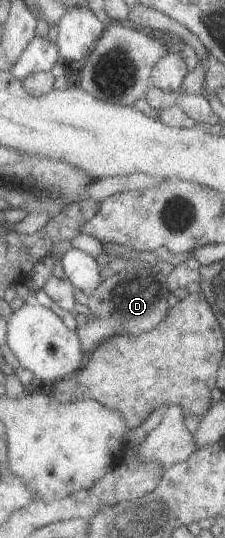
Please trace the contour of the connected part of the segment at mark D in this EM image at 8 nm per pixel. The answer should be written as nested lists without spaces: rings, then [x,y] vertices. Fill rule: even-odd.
[[[141,264],[138,268],[129,267],[128,269],[121,269],[117,273],[113,273],[109,277],[106,277],[95,289],[87,296],[87,309],[89,309],[89,315],[91,319],[87,318],[87,321],[83,325],[76,326],[74,329],[77,339],[80,342],[81,350],[84,351],[84,355],[88,355],[92,350],[99,345],[101,341],[105,341],[107,337],[113,337],[113,335],[125,334],[137,334],[149,331],[153,329],[168,312],[169,305],[167,305],[167,295],[169,291],[165,285],[165,276],[161,275],[158,271],[152,267],[151,264]]]

